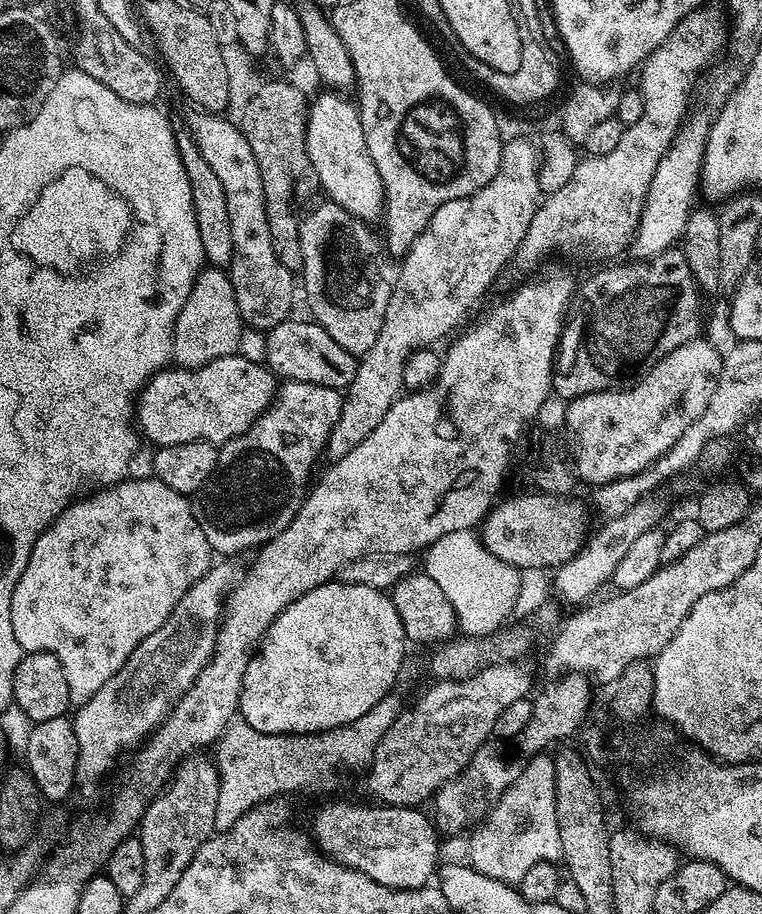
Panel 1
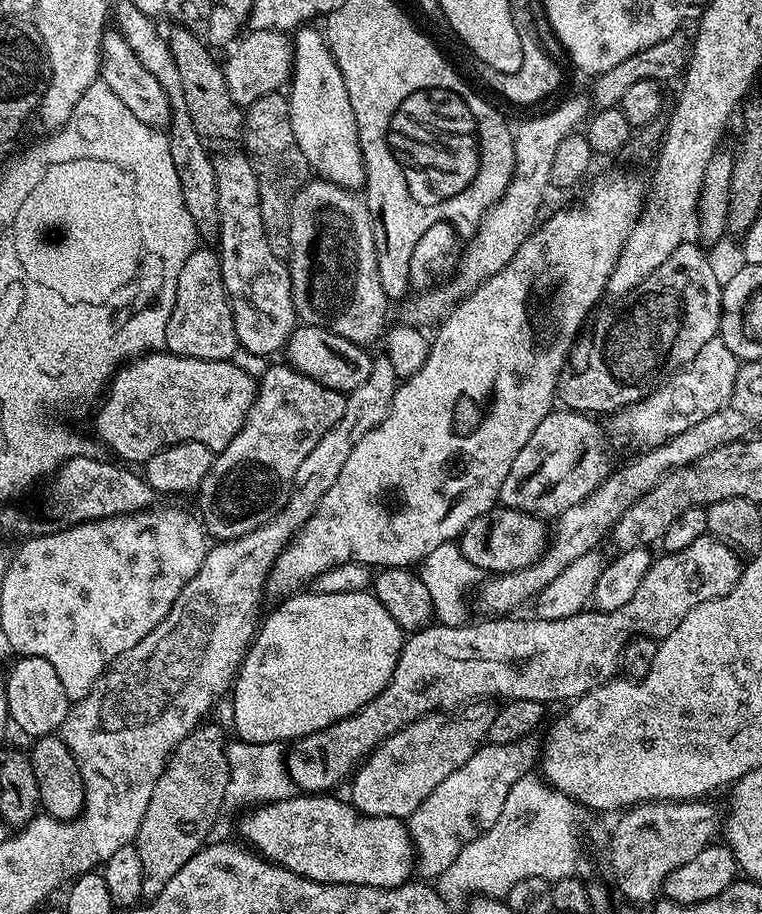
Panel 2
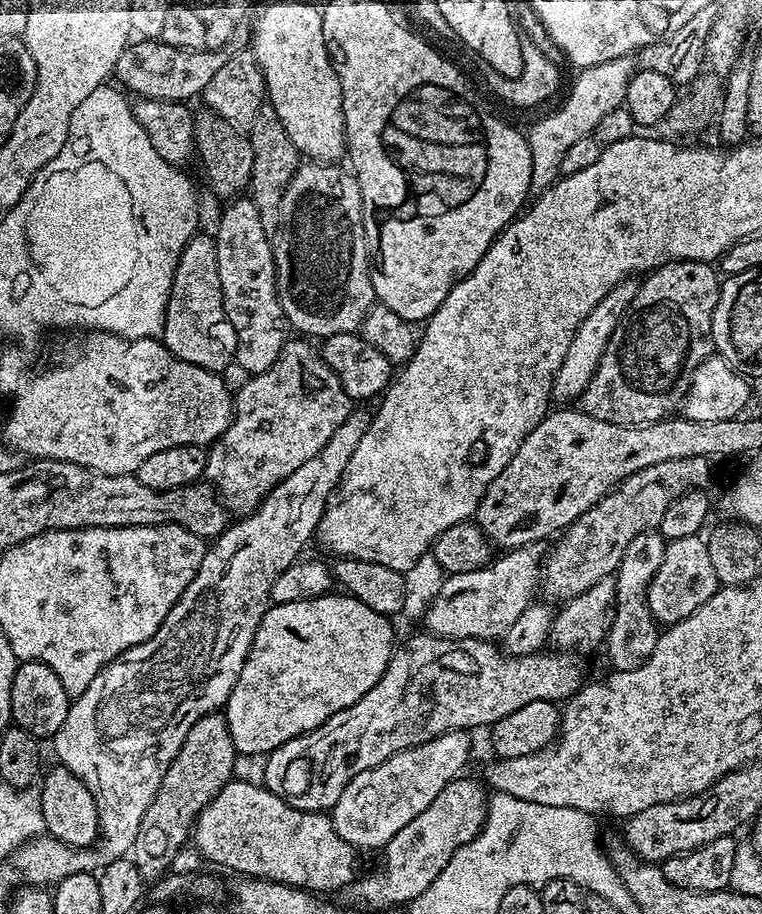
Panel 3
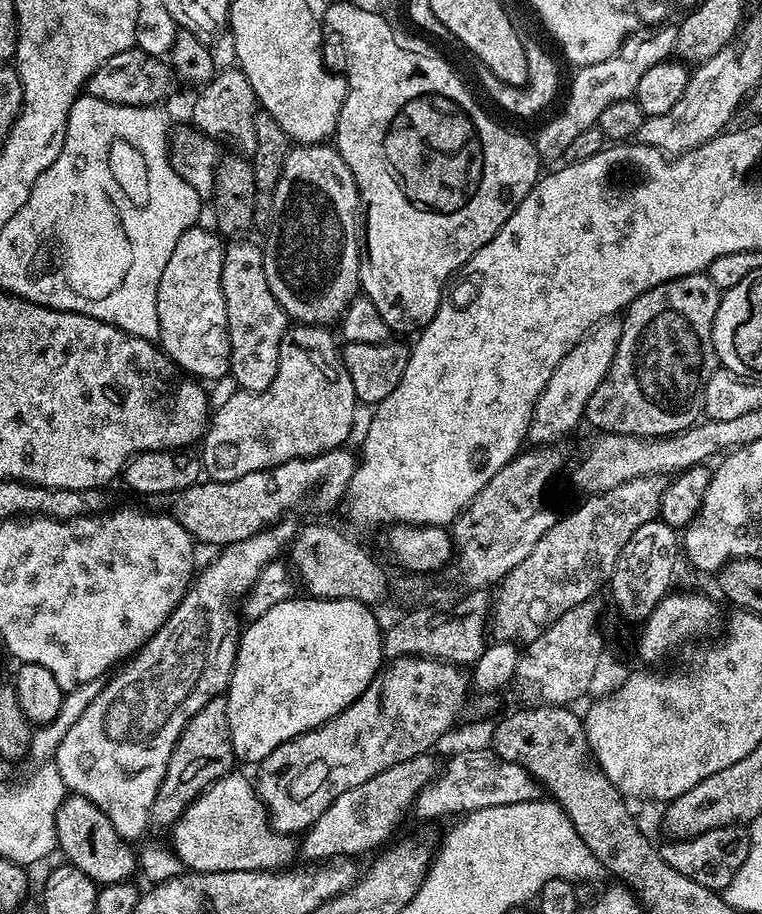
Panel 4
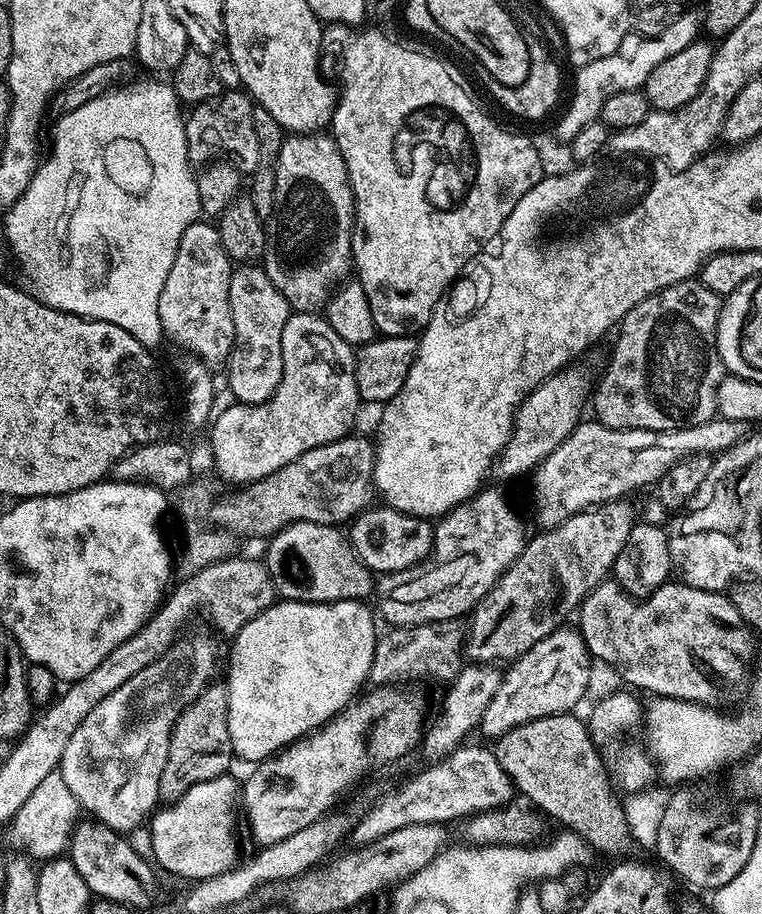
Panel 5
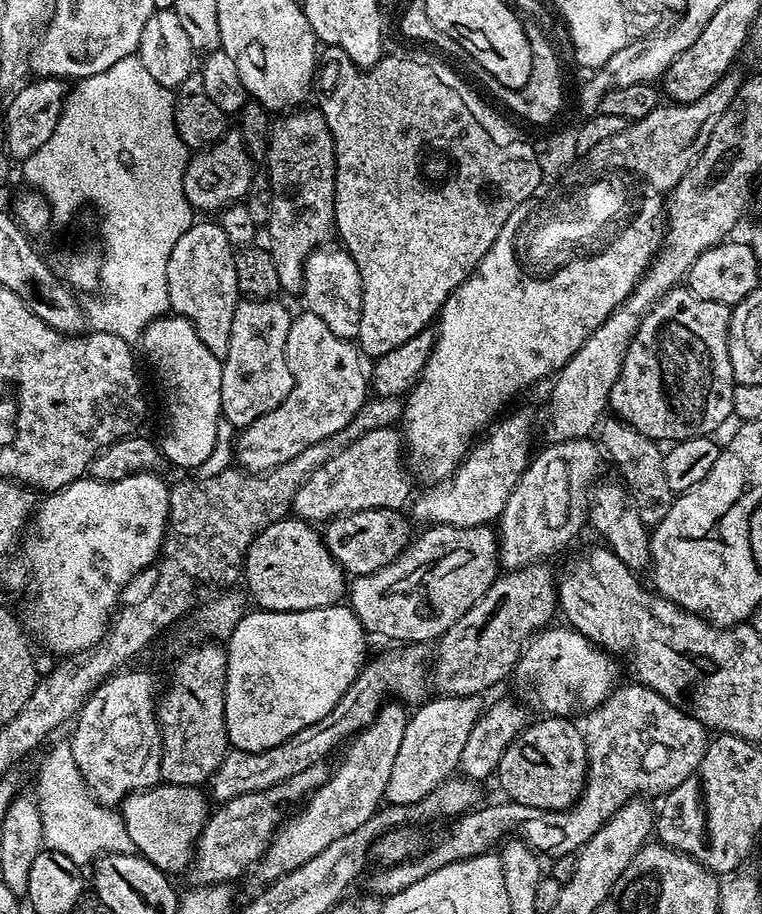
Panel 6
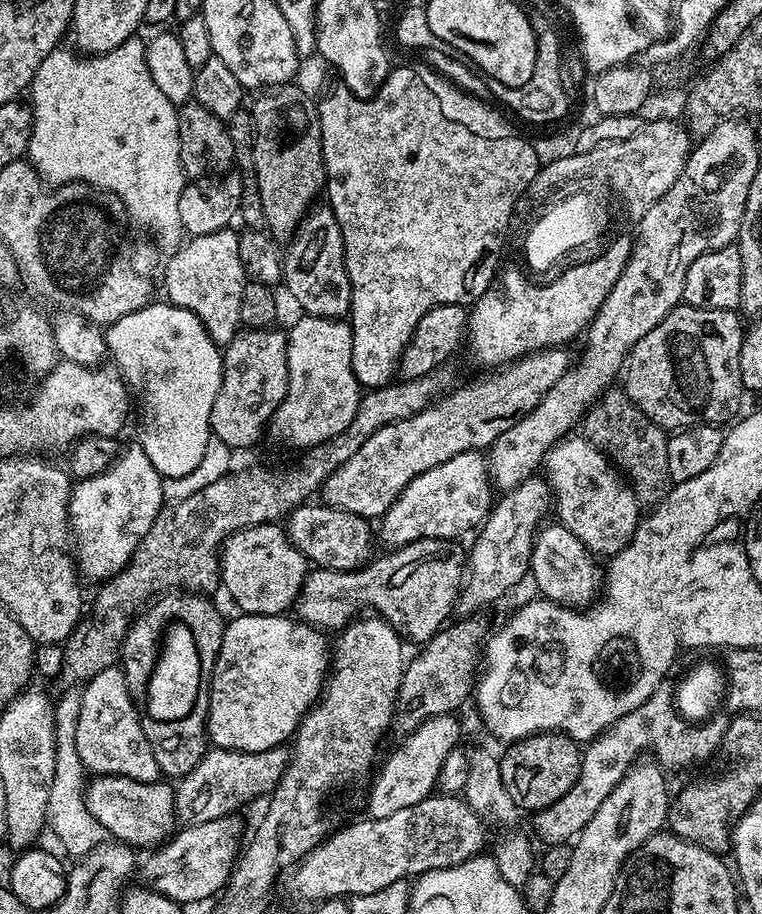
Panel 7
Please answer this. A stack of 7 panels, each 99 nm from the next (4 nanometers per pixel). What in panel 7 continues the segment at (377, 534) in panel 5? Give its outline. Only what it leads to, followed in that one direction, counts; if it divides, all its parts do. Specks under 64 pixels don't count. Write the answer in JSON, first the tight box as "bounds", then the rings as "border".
{"bounds":[286,502,374,572],"border":[[[305,502],[296,508],[293,512],[289,512],[286,517],[286,531],[292,544],[304,556],[307,556],[313,565],[320,568],[332,568],[335,572],[350,572],[358,568],[364,567],[373,559],[372,552],[372,536],[374,540],[374,528],[372,528],[367,519],[358,514],[350,514],[346,510],[338,510],[331,508],[329,504],[317,502],[312,504]]]}

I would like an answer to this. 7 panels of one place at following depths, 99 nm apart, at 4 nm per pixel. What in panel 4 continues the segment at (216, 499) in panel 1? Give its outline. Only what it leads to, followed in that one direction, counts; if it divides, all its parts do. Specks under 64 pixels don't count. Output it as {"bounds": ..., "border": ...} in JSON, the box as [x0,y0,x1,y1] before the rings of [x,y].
{"bounds":[202,324,358,480],"border":[[[296,324],[295,326],[289,327],[280,343],[278,374],[274,374],[274,382],[270,382],[270,386],[266,386],[266,390],[262,390],[261,392],[236,390],[236,393],[234,393],[217,412],[215,409],[215,411],[211,413],[210,423],[202,437],[202,445],[204,444],[204,452],[202,451],[202,468],[211,479],[237,480],[246,474],[257,472],[263,468],[272,468],[275,464],[281,464],[287,460],[303,460],[309,456],[319,456],[322,452],[329,452],[331,448],[339,448],[349,443],[347,441],[348,435],[351,434],[352,427],[356,424],[358,401],[356,399],[356,391],[354,390],[354,382],[350,382],[350,374],[346,370],[344,358],[338,344],[336,348],[337,337],[335,335],[332,337],[328,332],[331,331],[329,331],[327,327],[319,324]]]}

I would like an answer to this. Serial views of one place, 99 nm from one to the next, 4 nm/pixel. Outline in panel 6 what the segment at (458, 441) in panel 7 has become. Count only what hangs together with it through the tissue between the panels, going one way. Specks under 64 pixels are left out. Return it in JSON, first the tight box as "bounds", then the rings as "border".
{"bounds":[290,427,410,522],"border":[[[395,427],[370,430],[351,440],[341,452],[322,461],[309,476],[304,477],[296,486],[290,508],[299,519],[309,522],[327,522],[333,516],[347,516],[349,512],[371,508],[400,510],[410,500],[408,480],[410,476],[402,455],[401,433]]]}

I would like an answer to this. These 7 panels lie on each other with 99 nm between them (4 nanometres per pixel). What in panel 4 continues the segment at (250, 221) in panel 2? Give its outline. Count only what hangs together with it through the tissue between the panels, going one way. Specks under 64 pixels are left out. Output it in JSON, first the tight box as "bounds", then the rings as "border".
{"bounds":[222,238,290,392],"border":[[[236,238],[224,249],[222,262],[222,294],[226,302],[226,318],[228,319],[228,337],[230,338],[230,376],[236,379],[245,392],[261,392],[274,382],[274,374],[278,374],[278,358],[280,343],[285,332],[290,327],[288,315],[278,306],[278,298],[270,294],[270,282],[266,282],[266,266],[264,265],[264,250],[259,243],[251,244],[248,238]]]}

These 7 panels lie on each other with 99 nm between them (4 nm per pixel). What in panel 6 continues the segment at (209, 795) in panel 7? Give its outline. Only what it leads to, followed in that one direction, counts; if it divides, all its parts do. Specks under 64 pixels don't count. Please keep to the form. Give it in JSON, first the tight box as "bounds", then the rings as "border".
{"bounds":[206,642,430,802],"border":[[[404,642],[399,646],[388,646],[385,652],[378,653],[372,661],[370,660],[357,671],[356,681],[349,686],[343,698],[336,703],[334,710],[330,710],[326,718],[314,722],[314,726],[306,726],[306,730],[294,734],[286,742],[265,752],[229,750],[216,773],[207,781],[206,788],[210,796],[210,791],[212,791],[211,799],[213,801],[216,799],[216,802],[233,800],[247,792],[269,788],[306,770],[316,761],[323,759],[322,756],[331,750],[332,744],[338,743],[339,745],[357,730],[363,728],[366,722],[371,721],[379,711],[382,702],[380,696],[388,695],[388,698],[395,698],[405,705],[416,706],[429,695],[430,648],[427,643]]]}

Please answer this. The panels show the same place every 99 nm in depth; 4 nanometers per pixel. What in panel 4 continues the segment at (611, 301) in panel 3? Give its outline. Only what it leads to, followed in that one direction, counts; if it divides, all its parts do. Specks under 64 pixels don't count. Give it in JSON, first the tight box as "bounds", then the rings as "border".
{"bounds":[527,315,623,446],"border":[[[619,315],[607,316],[598,322],[581,338],[558,362],[558,366],[550,374],[550,382],[546,382],[546,390],[538,394],[538,402],[534,406],[532,421],[528,427],[527,439],[536,446],[552,446],[572,432],[585,419],[588,403],[598,390],[598,386],[606,378],[610,370],[610,362],[614,362],[614,354],[618,350],[618,338],[622,338],[623,319]]]}

